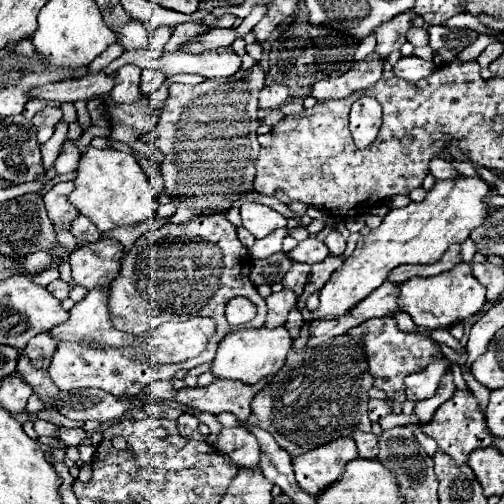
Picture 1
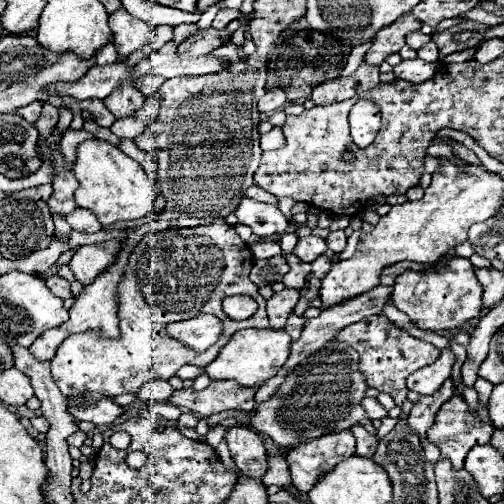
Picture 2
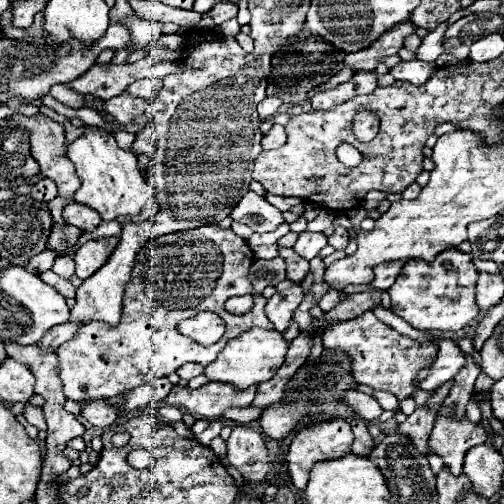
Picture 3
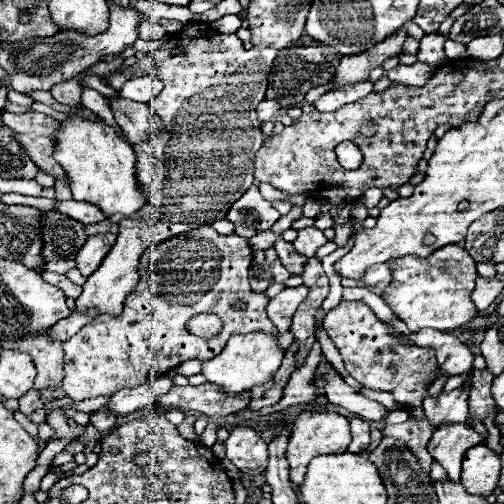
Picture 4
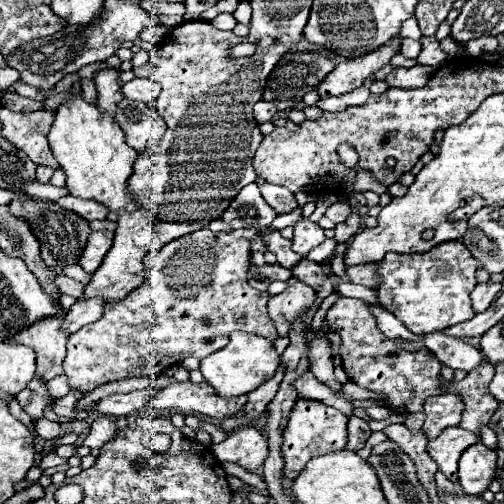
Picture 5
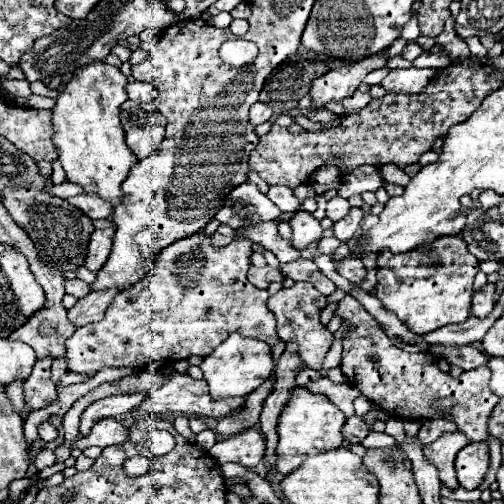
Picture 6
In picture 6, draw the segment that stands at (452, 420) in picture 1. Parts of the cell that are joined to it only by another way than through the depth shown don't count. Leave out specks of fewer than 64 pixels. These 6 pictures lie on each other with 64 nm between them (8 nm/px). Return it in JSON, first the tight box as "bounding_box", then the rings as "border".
{"bounding_box":[424,432,470,490],"border":[[[452,432],[452,434],[442,434],[436,442],[424,446],[424,456],[428,456],[432,464],[436,464],[442,484],[448,486],[450,490],[458,488],[458,480],[454,472],[454,458],[466,444],[470,444],[466,436],[462,436],[460,432]]]}

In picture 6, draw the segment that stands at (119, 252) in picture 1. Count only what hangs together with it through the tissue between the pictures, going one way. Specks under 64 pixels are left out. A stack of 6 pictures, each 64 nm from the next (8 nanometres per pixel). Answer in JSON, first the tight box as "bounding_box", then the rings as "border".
{"bounding_box":[84,228,114,272],"border":[[[104,228],[104,230],[92,232],[90,244],[88,244],[88,256],[84,262],[84,266],[88,270],[98,272],[106,264],[110,250],[112,250],[112,238],[114,238],[114,228]]]}

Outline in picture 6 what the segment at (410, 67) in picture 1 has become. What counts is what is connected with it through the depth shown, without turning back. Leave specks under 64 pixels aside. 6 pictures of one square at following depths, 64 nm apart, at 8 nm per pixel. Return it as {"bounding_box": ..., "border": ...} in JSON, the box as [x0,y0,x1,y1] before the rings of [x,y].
{"bounding_box":[382,68,432,92],"border":[[[408,68],[408,70],[390,70],[388,76],[382,80],[382,88],[386,92],[420,92],[424,86],[428,86],[432,78],[430,70],[418,70],[418,68]]]}

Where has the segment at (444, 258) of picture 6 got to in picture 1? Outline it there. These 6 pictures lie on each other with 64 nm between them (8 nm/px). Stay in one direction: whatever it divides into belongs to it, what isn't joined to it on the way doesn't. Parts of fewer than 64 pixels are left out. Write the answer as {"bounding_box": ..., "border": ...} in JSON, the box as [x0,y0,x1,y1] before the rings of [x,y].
{"bounding_box":[398,262,486,330],"border":[[[460,262],[452,270],[442,272],[438,276],[428,276],[420,278],[414,276],[406,282],[398,284],[400,294],[398,294],[398,306],[412,316],[414,324],[426,330],[438,330],[438,328],[448,328],[456,322],[462,322],[474,314],[478,314],[486,302],[484,298],[484,286],[472,276],[472,264]]]}

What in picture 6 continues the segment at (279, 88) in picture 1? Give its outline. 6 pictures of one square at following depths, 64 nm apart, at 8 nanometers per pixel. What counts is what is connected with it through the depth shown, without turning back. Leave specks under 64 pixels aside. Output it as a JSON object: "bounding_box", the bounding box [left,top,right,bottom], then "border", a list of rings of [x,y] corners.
{"bounding_box":[250,102,272,126],"border":[[[256,102],[252,108],[250,108],[250,124],[252,126],[258,126],[258,124],[264,124],[266,120],[270,120],[272,116],[272,110],[268,104],[264,102]]]}

